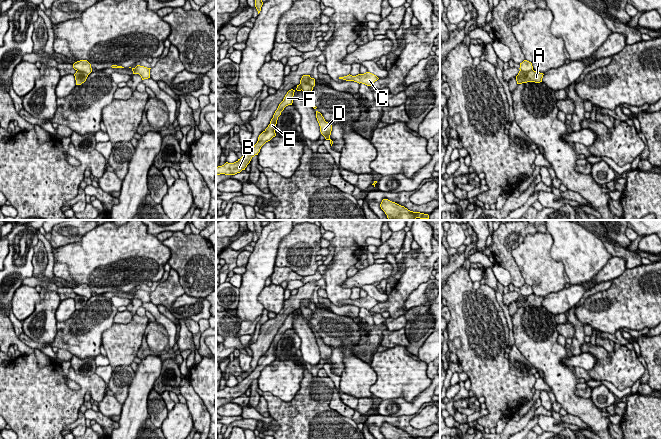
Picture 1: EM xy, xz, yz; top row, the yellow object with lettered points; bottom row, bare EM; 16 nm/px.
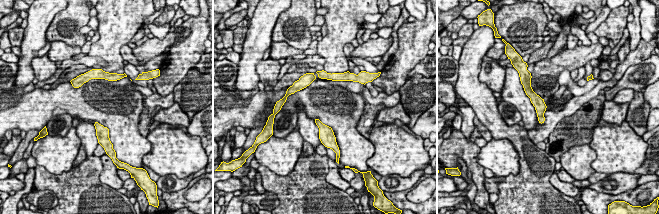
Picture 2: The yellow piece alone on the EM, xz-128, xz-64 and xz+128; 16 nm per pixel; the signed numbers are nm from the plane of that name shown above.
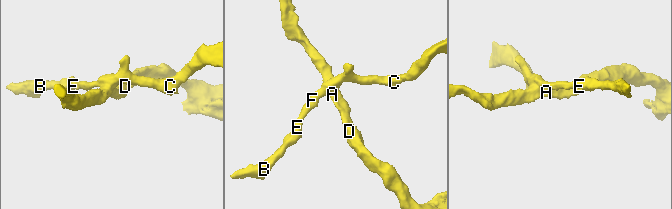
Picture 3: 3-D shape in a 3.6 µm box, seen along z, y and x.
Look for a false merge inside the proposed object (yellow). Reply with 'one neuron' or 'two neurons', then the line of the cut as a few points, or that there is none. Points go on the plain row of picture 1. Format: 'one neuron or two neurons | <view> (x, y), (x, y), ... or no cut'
two neurons | yz (520, 293), (524, 295), (532, 294)

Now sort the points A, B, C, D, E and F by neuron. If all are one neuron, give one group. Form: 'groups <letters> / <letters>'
groups A D / B C E F

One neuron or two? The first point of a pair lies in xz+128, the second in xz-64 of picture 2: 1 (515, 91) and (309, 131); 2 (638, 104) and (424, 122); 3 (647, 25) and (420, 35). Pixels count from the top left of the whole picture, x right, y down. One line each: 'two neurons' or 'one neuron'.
1: one neuron
2: two neurons
3: two neurons

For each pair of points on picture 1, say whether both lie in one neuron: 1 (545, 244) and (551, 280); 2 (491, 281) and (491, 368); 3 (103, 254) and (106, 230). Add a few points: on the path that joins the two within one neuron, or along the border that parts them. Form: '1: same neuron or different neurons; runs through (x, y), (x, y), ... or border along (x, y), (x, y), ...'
1: same neuron; runs through (545, 253), (545, 271)
2: different neurons; border along (485, 284), (494, 291)
3: same neuron; runs through (106, 248), (106, 236)

